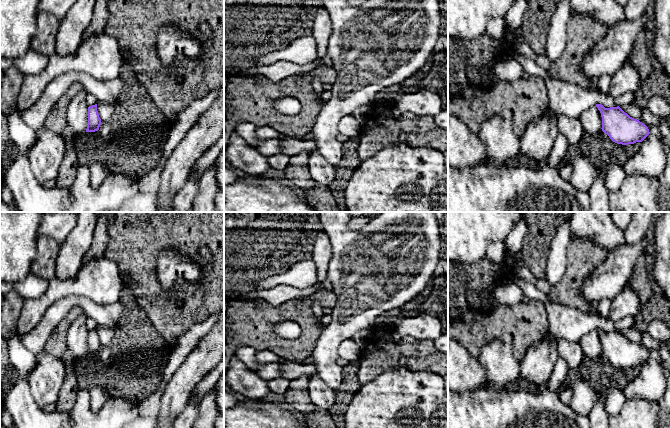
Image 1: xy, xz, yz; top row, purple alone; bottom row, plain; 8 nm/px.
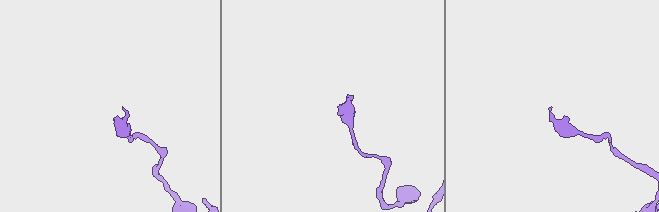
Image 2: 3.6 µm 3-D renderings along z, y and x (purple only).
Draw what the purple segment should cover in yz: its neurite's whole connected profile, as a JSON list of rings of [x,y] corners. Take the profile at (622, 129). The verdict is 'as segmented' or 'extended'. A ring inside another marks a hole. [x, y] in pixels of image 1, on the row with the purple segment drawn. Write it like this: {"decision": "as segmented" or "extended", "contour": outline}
{"decision": "as segmented", "contour": [[[601,104],[596,107],[602,117],[602,131],[609,138],[622,145],[642,142],[649,134],[648,127],[637,119],[630,117],[619,106],[605,108]]]}

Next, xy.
{"decision": "as segmented", "contour": [[[97,104],[88,107],[88,124],[86,132],[95,132],[99,130],[101,119],[97,111]]]}

